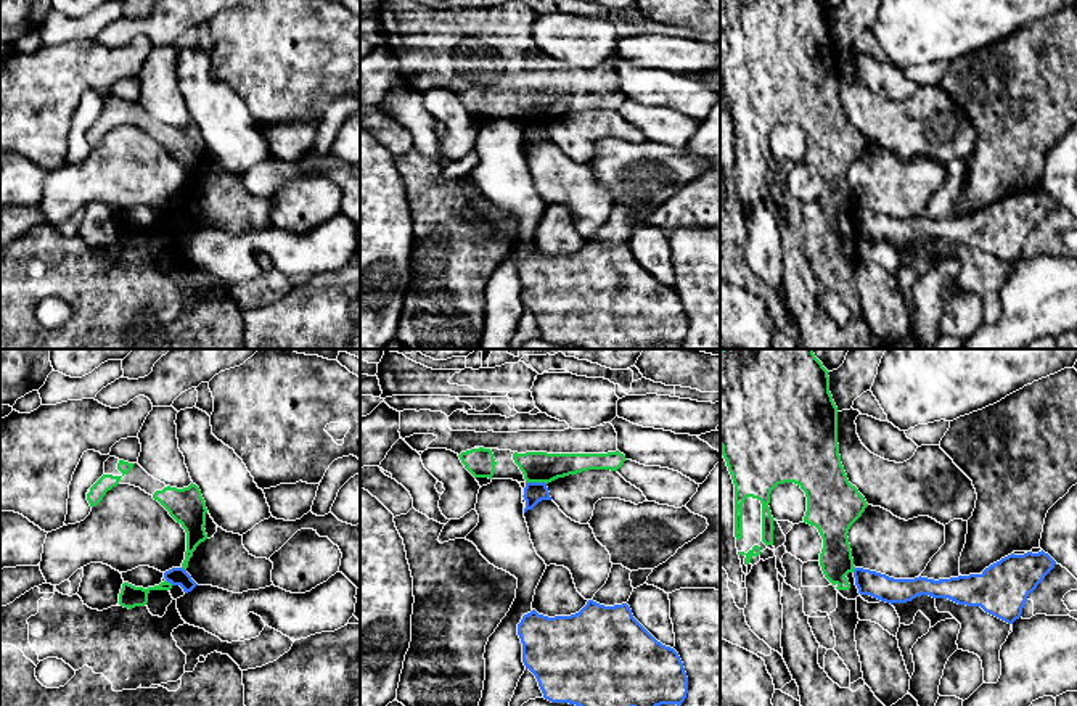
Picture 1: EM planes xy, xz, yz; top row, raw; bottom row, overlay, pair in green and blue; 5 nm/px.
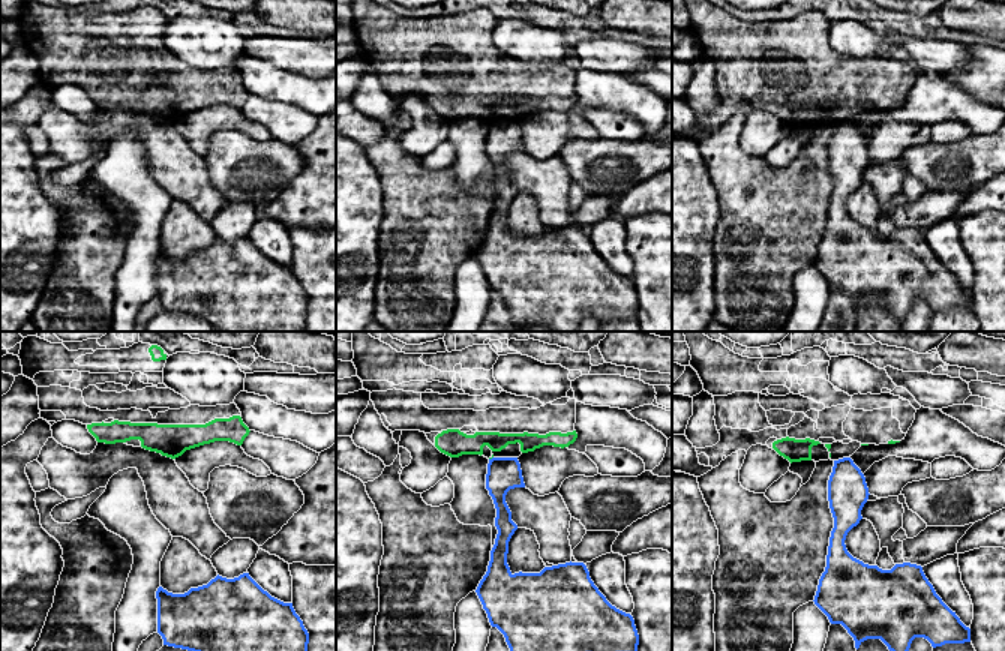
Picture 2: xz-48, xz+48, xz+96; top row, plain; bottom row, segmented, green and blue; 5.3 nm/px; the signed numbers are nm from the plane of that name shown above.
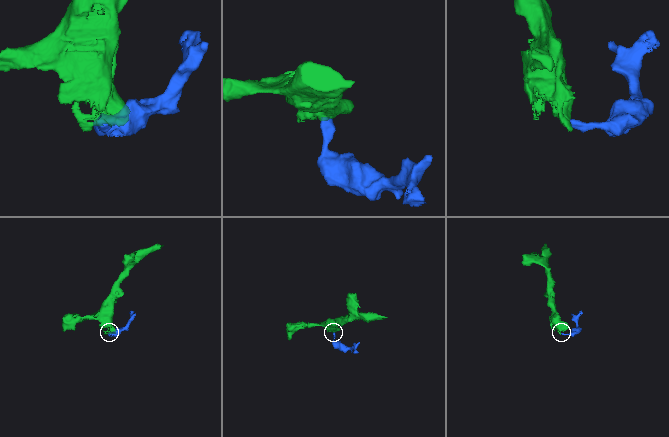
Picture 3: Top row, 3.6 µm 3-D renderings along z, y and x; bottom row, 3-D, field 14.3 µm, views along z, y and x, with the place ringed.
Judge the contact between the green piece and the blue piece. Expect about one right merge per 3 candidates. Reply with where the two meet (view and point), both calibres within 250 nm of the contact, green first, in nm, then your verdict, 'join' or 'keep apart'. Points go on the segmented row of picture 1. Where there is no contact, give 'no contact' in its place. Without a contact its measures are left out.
contact xz (536, 481); calibres 160 and 110 nm; keep apart

